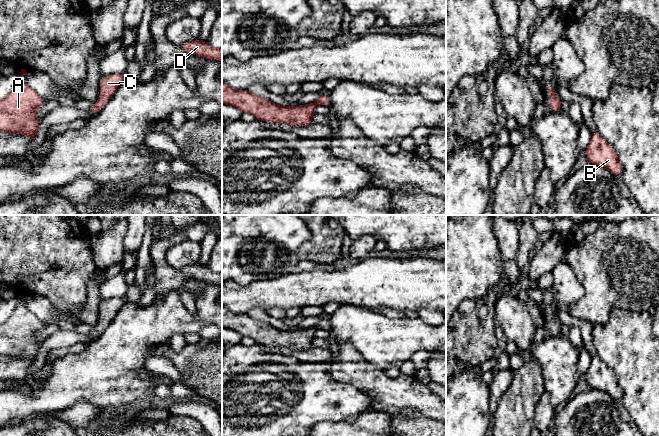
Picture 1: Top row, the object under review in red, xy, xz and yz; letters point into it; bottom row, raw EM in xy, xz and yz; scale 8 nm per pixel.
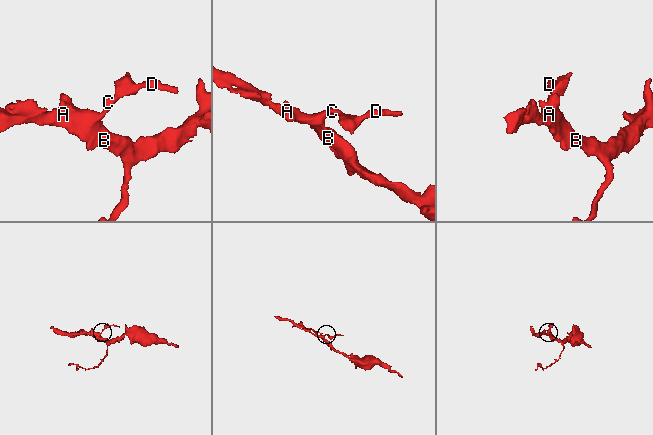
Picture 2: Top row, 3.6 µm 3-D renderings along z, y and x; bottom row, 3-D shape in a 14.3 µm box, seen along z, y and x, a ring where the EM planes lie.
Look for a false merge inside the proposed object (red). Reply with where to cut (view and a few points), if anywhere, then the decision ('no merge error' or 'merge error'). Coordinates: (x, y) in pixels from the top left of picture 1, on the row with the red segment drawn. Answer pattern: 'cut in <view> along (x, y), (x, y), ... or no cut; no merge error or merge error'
no cut; no merge error

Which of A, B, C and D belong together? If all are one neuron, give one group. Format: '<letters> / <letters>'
A B C D

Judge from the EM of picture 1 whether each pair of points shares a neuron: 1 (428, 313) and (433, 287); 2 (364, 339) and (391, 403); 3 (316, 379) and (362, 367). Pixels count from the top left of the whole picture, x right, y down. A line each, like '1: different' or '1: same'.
1: different
2: different
3: different

